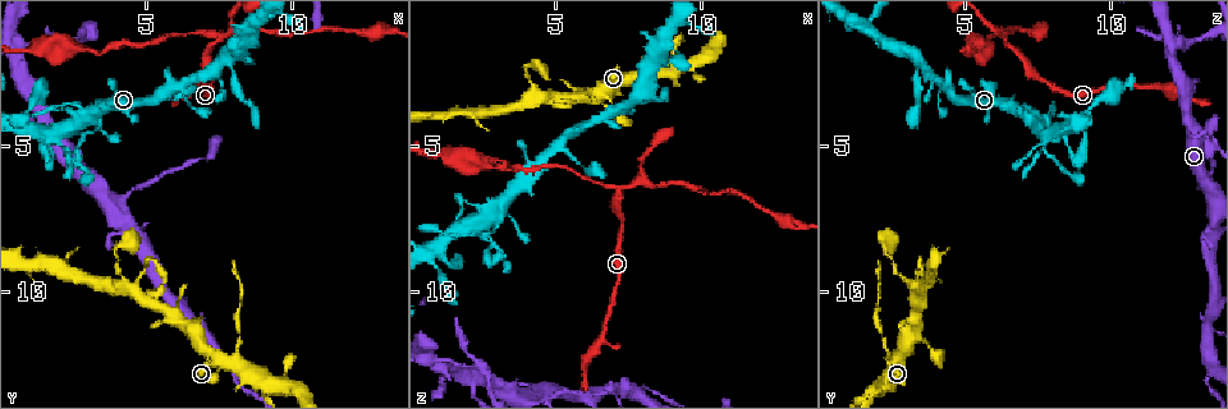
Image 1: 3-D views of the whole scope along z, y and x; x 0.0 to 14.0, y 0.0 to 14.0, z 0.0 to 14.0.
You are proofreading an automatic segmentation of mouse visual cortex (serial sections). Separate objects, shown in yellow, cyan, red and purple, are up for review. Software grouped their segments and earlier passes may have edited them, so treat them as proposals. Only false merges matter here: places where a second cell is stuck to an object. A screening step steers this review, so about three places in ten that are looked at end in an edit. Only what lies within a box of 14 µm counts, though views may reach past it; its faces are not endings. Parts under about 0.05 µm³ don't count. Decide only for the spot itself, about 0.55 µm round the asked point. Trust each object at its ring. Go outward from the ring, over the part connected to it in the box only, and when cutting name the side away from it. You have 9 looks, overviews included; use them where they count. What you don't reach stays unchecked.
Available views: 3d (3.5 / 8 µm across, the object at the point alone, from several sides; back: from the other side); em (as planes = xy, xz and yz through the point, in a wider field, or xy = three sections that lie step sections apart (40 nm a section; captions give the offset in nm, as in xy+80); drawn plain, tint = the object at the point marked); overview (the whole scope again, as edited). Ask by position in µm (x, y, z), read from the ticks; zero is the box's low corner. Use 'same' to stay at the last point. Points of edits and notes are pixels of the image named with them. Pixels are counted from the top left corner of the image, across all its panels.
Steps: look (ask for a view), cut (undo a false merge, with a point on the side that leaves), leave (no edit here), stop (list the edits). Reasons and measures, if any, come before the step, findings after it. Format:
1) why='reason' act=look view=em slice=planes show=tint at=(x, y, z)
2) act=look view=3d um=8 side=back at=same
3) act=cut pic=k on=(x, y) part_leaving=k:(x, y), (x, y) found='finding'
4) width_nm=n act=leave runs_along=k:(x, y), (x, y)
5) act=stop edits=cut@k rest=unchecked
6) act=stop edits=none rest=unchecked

why='thin neck' act=look view=3d um=3.5 at=(2.3, 5.2, 7.7)

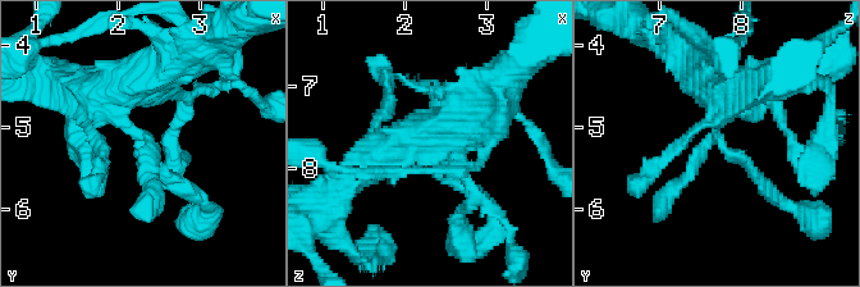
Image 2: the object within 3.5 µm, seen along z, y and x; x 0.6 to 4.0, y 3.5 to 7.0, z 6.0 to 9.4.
why='need the tissue' act=look view=em slice=xy step=3 show=tint at=(2.20, 5.15, 7.70)

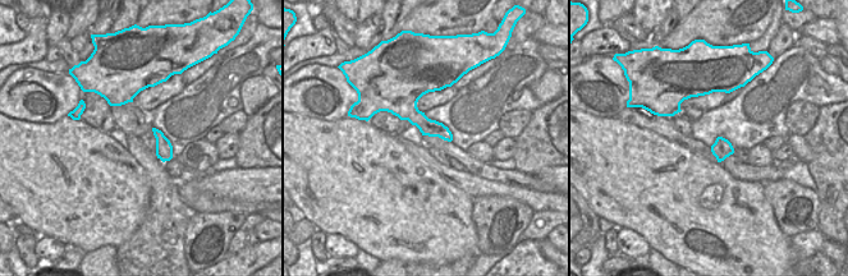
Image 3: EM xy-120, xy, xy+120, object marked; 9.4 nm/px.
act=leave runs_along=2:(703, 77), (713, 132), (768, 191) found='one cell here'

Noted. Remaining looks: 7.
why='thick turns thin' act=look view=3d um=3.5 at=(1.1, 1.5, 12.4)

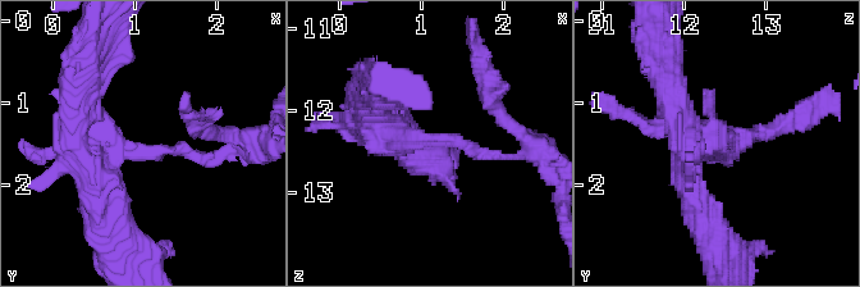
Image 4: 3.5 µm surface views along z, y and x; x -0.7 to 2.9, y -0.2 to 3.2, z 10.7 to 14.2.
arm_widths_nm=150,350 act=look view=em slice=xy step=5 show=tint at=(1.10, 1.60, 12.35)

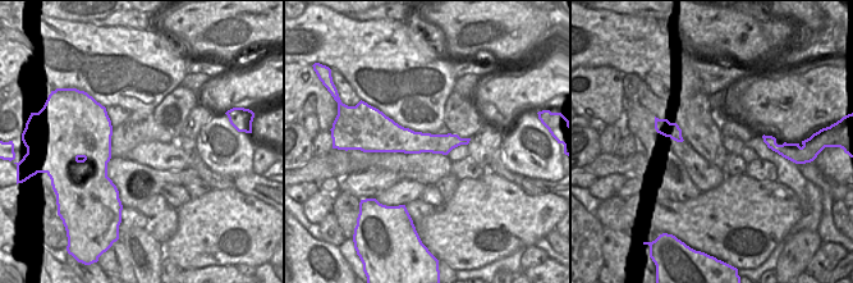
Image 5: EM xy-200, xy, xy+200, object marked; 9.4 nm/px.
width_nm=240 act=leave runs_along=4:(376, 112), (397, 139), (515, 154) found='all the same cell'

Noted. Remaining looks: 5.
act=look view=3d um=3.5 at=(7.2, 12.1, 4.0)

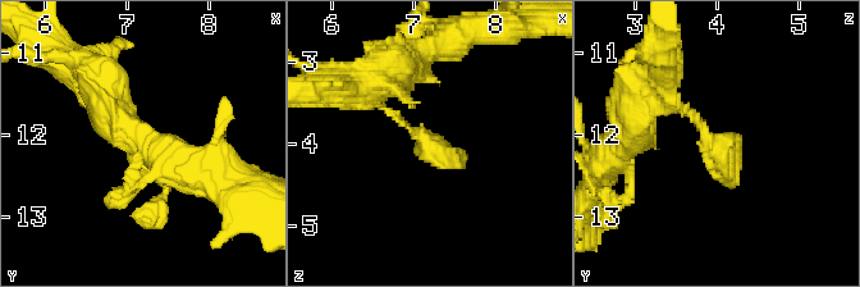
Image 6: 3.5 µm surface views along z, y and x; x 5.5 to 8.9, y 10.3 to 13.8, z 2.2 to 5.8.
act=look view=em slice=xy step=5 show=tint at=(7.10, 12.10, 3.95)

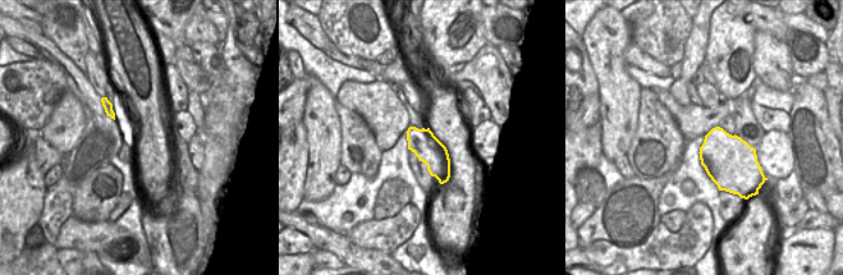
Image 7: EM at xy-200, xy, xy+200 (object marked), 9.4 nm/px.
act=leave runs_along=6:(97, 98), (90, 105), (173, 185) found='continuous, no second cell'

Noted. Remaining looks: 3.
why='abrupt turn' act=look view=3d um=8 at=(8.1, 12.1, 2.3)

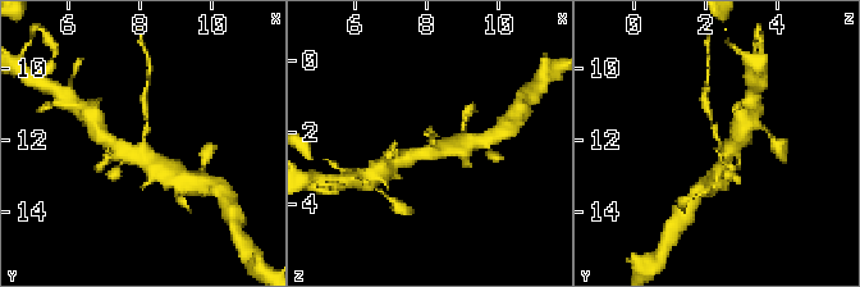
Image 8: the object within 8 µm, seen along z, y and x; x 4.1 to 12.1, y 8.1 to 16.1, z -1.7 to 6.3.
why='need the tissue' act=look view=em slice=xy step=1 show=tint at=(8.1, 12.0, 2.4)

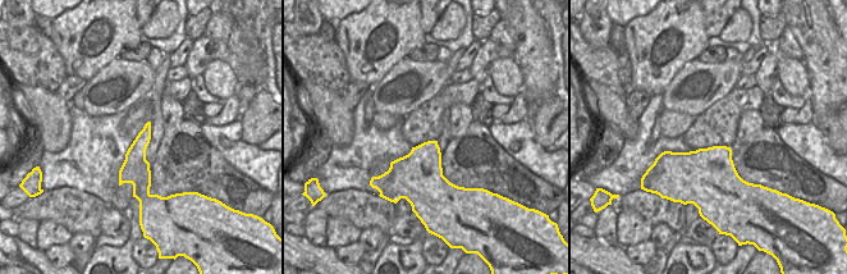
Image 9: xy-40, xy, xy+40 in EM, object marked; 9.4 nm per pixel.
width_nm=340 act=cut pic=8 on=(705, 104) part_leaving=8:(716, 133), (705, 100), (707, 83) found='a second cell is stuck on'

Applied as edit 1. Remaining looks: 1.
act=stop edits=cut@8 rest=unchecked

